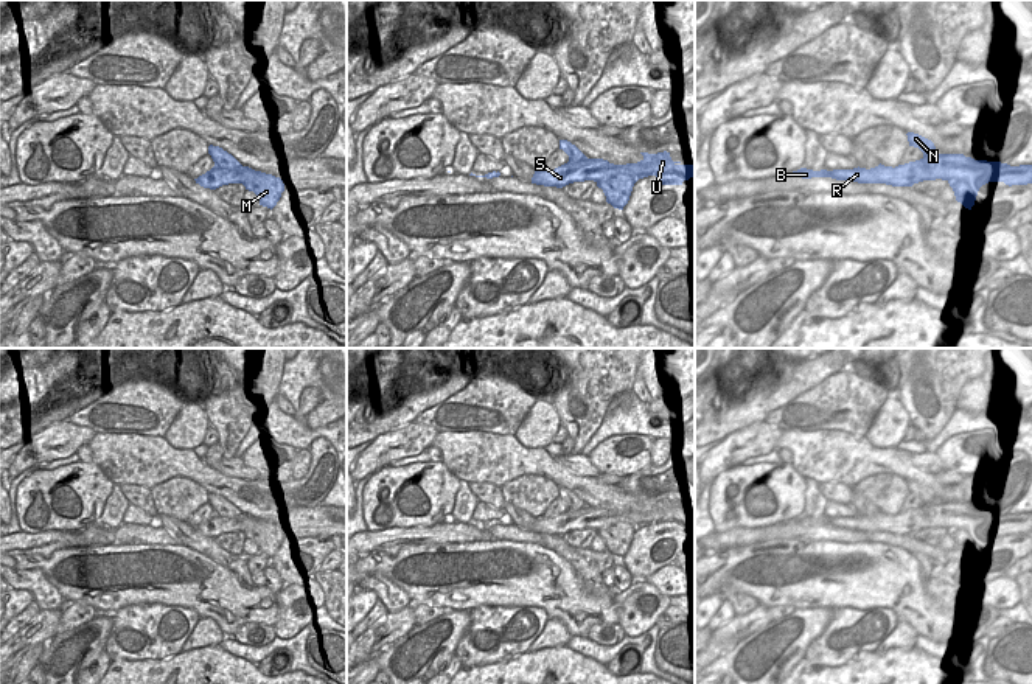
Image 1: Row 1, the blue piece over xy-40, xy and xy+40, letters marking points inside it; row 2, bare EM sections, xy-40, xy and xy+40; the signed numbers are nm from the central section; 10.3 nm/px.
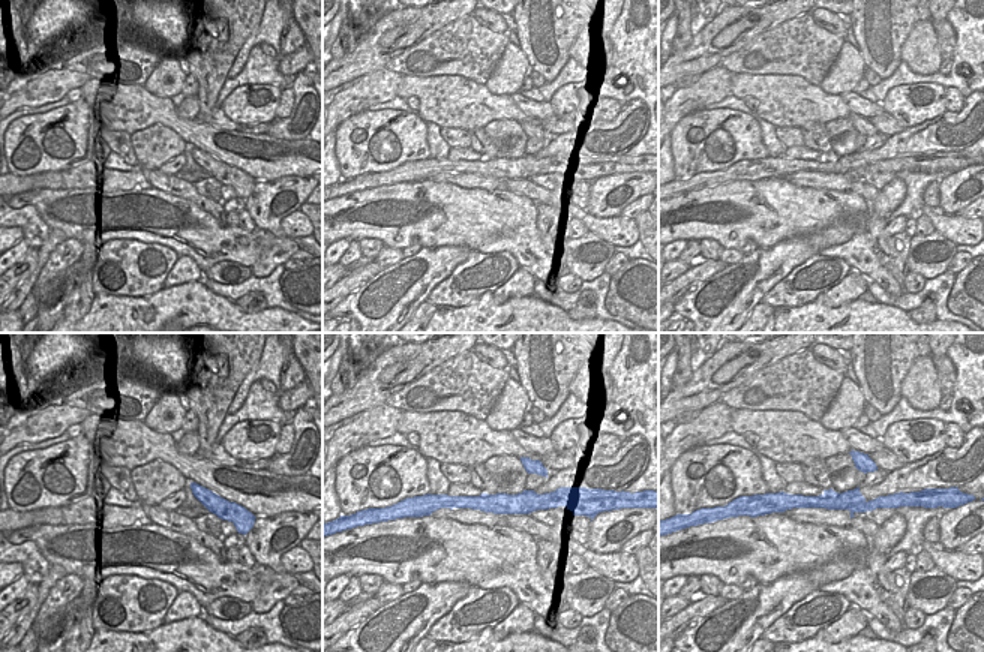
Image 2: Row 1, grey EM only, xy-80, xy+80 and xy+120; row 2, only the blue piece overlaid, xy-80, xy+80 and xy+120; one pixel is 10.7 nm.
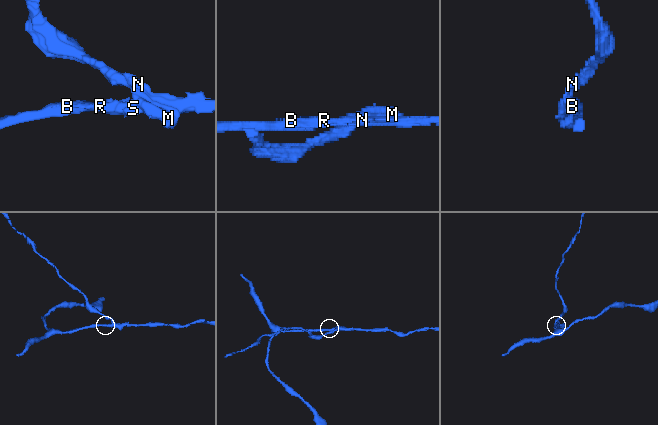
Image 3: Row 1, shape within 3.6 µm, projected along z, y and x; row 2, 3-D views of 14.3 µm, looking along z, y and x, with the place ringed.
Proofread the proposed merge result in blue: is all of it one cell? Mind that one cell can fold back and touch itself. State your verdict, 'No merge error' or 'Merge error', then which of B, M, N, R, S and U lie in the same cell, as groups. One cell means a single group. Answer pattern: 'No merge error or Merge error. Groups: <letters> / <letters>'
Merge error. Groups: B R S U / M N.

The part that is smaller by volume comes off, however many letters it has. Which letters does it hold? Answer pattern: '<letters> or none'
M, N

